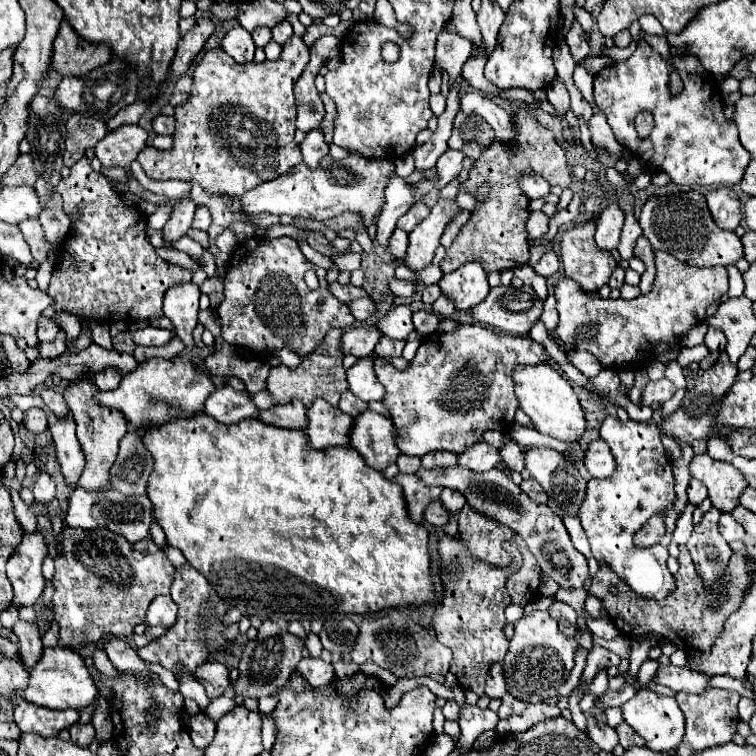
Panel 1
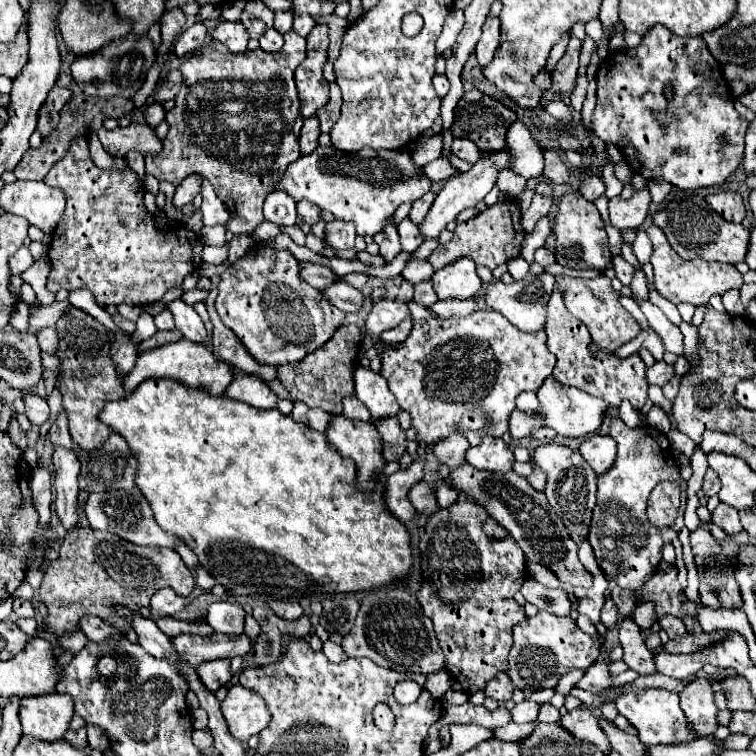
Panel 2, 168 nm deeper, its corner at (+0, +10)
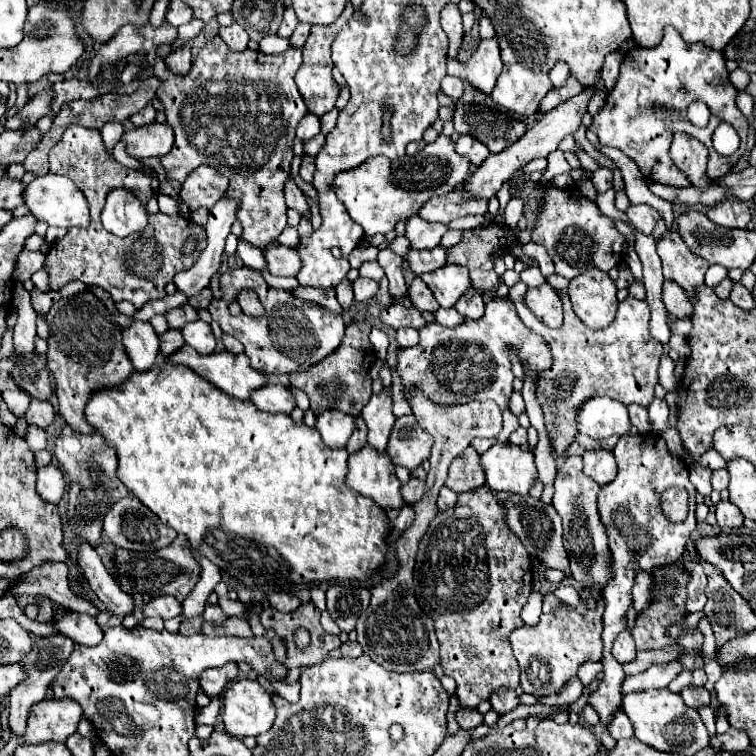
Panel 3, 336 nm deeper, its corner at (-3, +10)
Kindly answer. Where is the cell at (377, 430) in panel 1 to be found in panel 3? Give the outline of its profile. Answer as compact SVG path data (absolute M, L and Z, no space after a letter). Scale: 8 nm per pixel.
M413 415L397 419L395 429L391 431L389 443L387 443L387 453L391 455L395 465L407 467L409 471L419 467L423 459L429 457L431 443L433 439L423 433L421 425L415 421Z

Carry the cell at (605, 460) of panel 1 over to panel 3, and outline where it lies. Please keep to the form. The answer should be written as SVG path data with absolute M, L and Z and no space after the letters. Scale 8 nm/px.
M591 449L591 451L585 451L583 453L583 469L599 485L607 485L617 475L615 457L607 449Z

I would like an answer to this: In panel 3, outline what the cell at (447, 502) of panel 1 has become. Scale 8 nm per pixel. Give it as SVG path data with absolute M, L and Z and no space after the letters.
M443 487L439 493L439 499L437 499L437 507L439 507L439 511L445 511L447 507L453 507L455 501L457 501L457 493L451 491L449 487Z

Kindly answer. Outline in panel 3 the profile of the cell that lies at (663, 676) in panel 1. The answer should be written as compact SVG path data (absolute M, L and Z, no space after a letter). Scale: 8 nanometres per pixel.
M625 629L623 633L619 633L619 637L613 643L613 657L625 665L625 663L631 663L635 659L635 655L637 655L635 641L631 637L631 631Z

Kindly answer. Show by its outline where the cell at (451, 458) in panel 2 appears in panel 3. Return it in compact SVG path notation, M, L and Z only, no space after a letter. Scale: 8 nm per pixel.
M471 445L453 459L445 485L455 493L465 493L485 485L485 473L479 467L479 455Z

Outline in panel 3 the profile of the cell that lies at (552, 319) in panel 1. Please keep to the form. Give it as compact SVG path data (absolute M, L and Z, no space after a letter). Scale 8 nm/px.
M515 285L511 287L509 297L513 299L521 321L535 333L543 335L553 353L551 369L539 373L537 399L545 413L545 425L555 455L561 455L565 447L573 443L573 437L577 433L575 413L579 405L589 397L607 395L615 401L621 401L623 405L637 403L643 407L647 407L653 401L653 389L657 385L657 367L659 367L659 357L663 353L663 347L661 343L649 337L647 327L649 327L651 309L647 301L627 297L625 301L619 303L617 317L605 331L591 331L577 319L565 291L561 291L565 319L559 329L545 327L535 319L535 315L529 309L525 309L521 301L515 301Z

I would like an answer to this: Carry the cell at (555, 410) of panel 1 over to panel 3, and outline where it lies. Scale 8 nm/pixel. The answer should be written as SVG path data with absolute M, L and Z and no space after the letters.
M609 397L587 399L577 413L577 427L591 439L627 435L631 429L627 407Z

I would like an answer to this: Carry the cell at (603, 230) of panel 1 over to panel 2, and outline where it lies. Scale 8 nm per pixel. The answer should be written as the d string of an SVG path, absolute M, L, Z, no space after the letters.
M644 188L630 199L614 197L608 203L610 221L618 229L638 229L650 211L650 193Z

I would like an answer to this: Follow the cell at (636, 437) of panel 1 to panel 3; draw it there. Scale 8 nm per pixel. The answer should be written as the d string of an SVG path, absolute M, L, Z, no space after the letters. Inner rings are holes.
M657 433L649 435L623 435L613 455L617 459L617 477L603 485L599 491L599 517L605 525L609 537L609 553L611 553L611 581L607 581L601 597L605 601L603 613L603 681L595 693L589 695L589 703L601 717L601 723L607 725L613 711L621 707L621 685L625 681L623 665L619 665L611 655L611 645L615 637L627 629L627 613L633 605L631 587L635 585L635 577L639 571L651 573L659 565L675 563L689 539L689 533L695 529L695 487L689 481L689 467L683 459L673 457L665 445L665 439ZM667 487L683 487L689 493L689 515L683 523L671 523L663 511L659 509L659 497Z

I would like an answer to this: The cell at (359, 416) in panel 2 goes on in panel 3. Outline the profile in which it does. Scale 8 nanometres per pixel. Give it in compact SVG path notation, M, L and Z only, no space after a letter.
M359 415L359 417L355 417L355 431L347 443L347 451L353 453L353 451L361 449L365 445L365 441L367 441L367 425L365 425L363 417Z

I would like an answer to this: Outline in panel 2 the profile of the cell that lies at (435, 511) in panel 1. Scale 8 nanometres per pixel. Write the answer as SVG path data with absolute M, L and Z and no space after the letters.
M424 481L412 485L412 489L408 491L408 499L410 499L410 503L414 505L414 509L416 509L418 513L428 513L428 515L432 515L432 511L438 509L434 491L428 489L428 485L424 485Z

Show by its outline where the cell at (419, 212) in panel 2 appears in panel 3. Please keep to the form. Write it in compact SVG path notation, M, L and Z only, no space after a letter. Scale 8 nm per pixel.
M451 191L447 195L439 195L423 203L423 209L419 209L419 217L431 223L449 223L465 215L485 215L485 211L487 201L483 199L465 201L461 191Z

